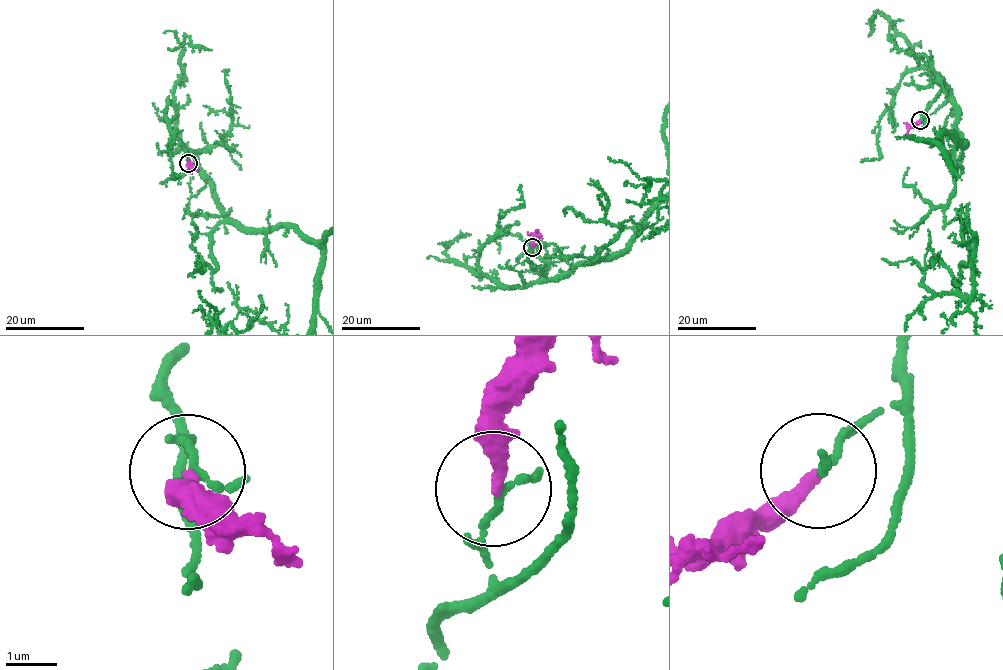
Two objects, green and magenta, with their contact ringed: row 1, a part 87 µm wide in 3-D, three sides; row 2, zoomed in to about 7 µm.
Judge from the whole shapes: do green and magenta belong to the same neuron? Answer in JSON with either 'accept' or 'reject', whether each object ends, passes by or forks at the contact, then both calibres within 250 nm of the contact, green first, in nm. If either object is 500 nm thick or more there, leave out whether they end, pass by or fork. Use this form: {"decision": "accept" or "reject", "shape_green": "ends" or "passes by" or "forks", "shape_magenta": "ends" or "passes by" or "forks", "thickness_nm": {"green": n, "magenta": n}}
{"decision": "reject", "shape_green": "ends", "shape_magenta": "ends", "thickness_nm": {"green": 140, "magenta": 240}}

